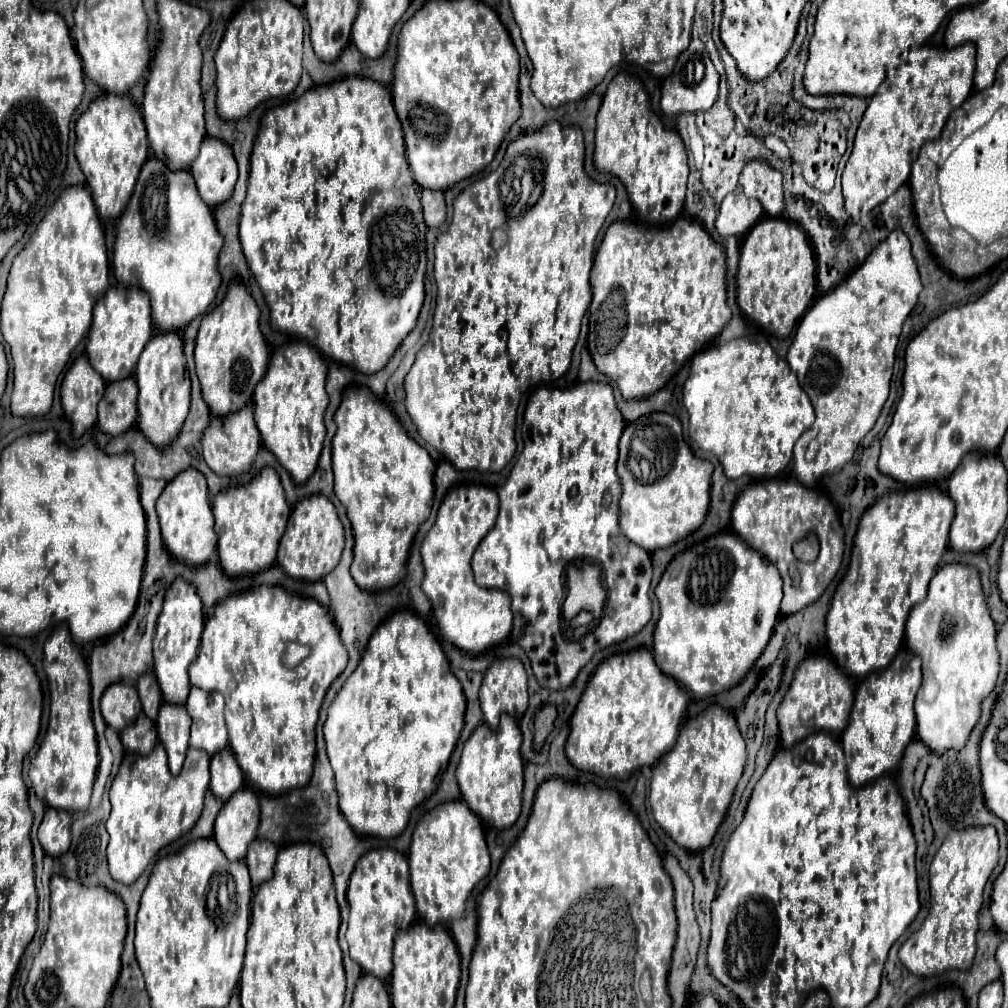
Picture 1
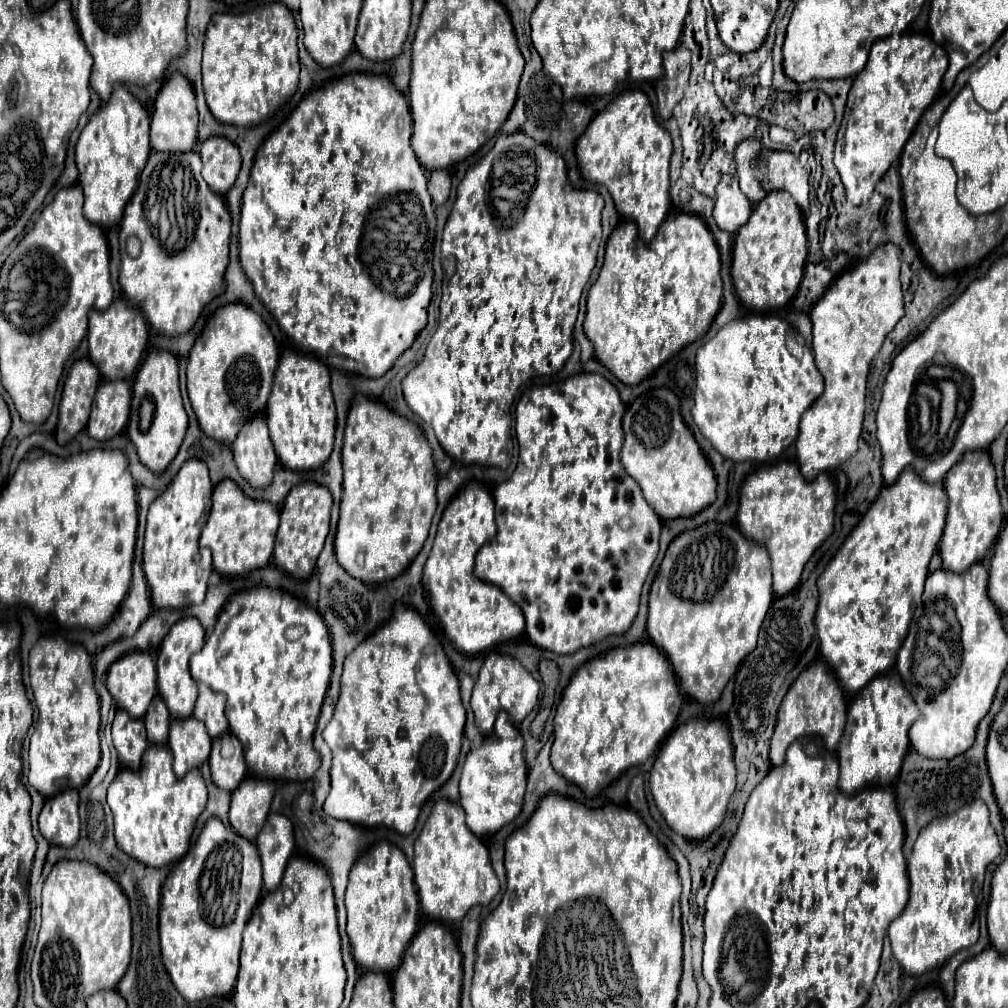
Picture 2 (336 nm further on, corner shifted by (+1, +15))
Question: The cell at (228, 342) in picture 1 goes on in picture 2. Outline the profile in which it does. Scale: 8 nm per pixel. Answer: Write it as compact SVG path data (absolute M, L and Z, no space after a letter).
M229 303L217 309L187 361L187 391L201 431L229 447L243 425L255 417L265 417L277 365L277 343L253 309L243 303Z

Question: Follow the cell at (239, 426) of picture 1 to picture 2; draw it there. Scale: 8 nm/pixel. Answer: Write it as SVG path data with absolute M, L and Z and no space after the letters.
M257 417L249 425L245 425L231 449L241 477L249 481L253 489L267 489L273 481L277 455L265 419Z

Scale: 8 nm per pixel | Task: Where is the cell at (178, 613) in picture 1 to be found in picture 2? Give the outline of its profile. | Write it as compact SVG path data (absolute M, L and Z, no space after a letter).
M181 619L171 627L167 633L159 655L157 655L157 687L163 701L169 705L169 713L175 719L191 717L195 699L197 699L197 681L193 681L189 673L189 659L193 653L197 653L205 643L205 631L197 619Z

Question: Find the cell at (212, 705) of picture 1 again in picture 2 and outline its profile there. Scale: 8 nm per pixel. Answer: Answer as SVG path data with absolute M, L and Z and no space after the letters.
M199 683L199 697L195 703L193 717L197 717L197 721L205 723L205 727L209 729L209 735L213 739L221 737L229 729L227 717L225 717L225 699L201 683Z

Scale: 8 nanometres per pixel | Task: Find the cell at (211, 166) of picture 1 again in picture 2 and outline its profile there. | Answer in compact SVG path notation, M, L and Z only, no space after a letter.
M209 137L201 143L199 155L203 159L203 179L217 195L225 195L241 169L241 155L237 145L225 137Z

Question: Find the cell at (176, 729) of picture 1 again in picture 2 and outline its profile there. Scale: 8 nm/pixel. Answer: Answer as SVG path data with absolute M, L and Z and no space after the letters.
M189 717L185 721L171 721L167 747L173 755L175 775L181 779L187 771L201 767L211 753L211 735L205 729L205 723Z

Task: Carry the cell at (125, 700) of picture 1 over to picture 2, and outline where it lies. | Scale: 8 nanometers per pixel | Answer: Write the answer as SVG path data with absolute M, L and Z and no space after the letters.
M131 651L117 659L107 671L107 689L119 709L145 717L157 693L157 671L151 653Z

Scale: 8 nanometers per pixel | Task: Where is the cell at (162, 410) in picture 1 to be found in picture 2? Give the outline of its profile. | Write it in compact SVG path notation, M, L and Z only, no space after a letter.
M151 349L145 361L141 363L141 369L137 371L133 383L131 417L127 425L129 439L133 441L141 463L153 473L163 473L177 455L177 449L181 447L181 441L185 437L185 429L187 429L187 413L179 391L177 359L169 351Z

